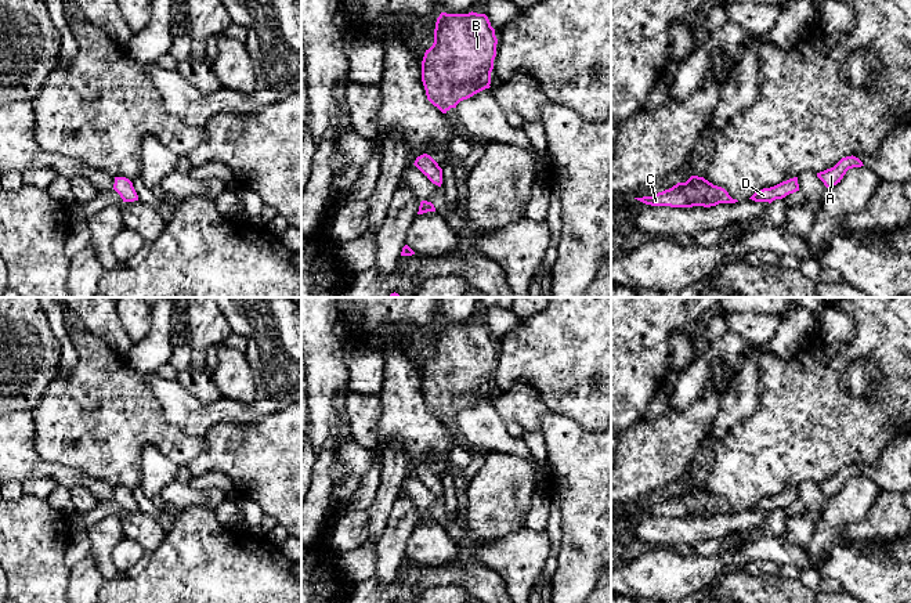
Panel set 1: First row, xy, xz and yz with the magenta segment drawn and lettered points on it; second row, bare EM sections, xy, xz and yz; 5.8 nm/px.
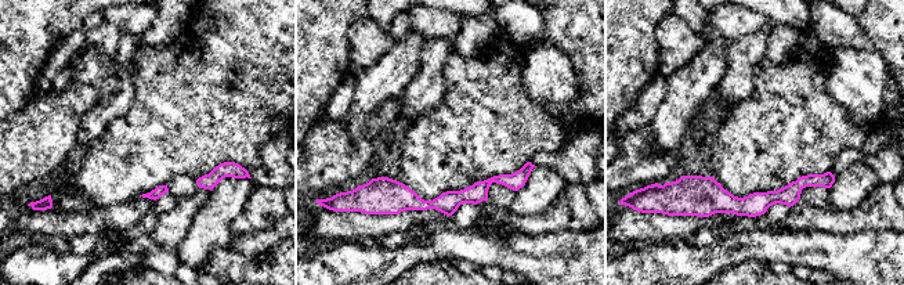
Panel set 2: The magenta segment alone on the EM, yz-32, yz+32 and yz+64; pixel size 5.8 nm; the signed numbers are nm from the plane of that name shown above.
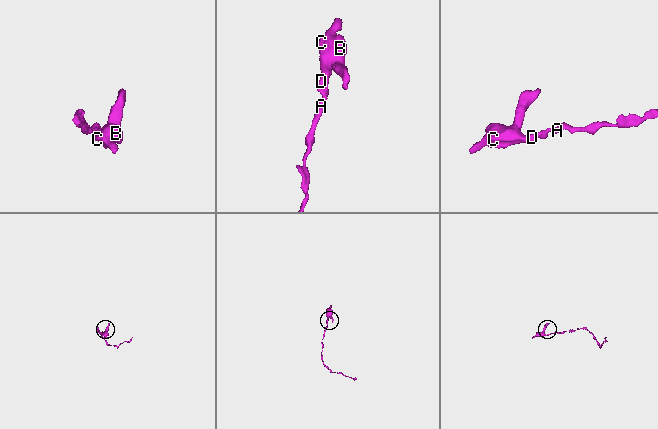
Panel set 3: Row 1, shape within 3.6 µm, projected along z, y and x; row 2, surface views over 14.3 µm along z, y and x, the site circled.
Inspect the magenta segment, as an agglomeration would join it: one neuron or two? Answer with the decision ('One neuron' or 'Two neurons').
One neuron

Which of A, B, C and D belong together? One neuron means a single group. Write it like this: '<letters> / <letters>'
A B C D

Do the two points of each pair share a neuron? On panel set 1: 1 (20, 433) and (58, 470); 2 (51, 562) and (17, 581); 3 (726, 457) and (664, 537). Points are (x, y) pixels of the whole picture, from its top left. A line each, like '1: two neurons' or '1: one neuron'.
1: one neuron
2: one neuron
3: two neurons

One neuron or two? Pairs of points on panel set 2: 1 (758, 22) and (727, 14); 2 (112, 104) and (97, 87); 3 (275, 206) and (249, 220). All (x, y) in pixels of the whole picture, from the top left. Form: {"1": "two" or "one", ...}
{"1": "one", "2": "two", "3": "one"}

